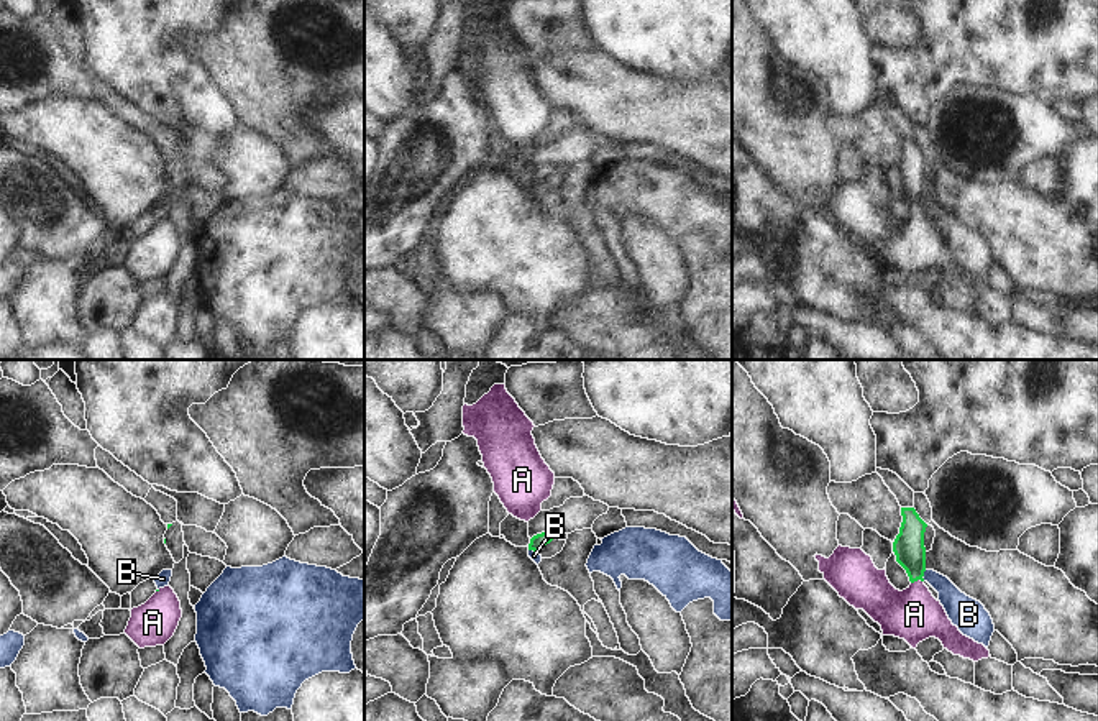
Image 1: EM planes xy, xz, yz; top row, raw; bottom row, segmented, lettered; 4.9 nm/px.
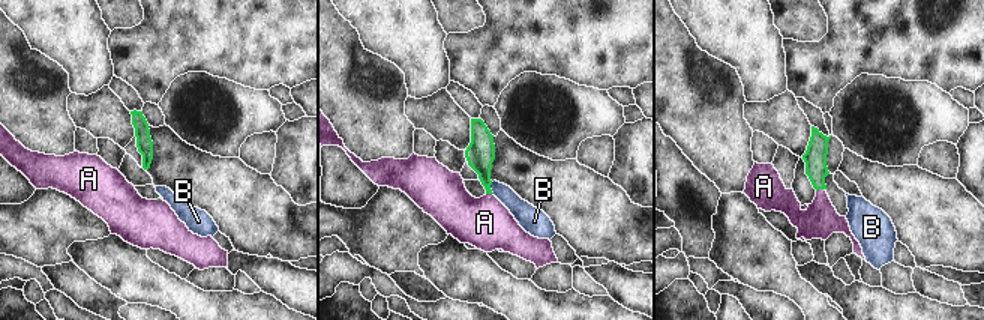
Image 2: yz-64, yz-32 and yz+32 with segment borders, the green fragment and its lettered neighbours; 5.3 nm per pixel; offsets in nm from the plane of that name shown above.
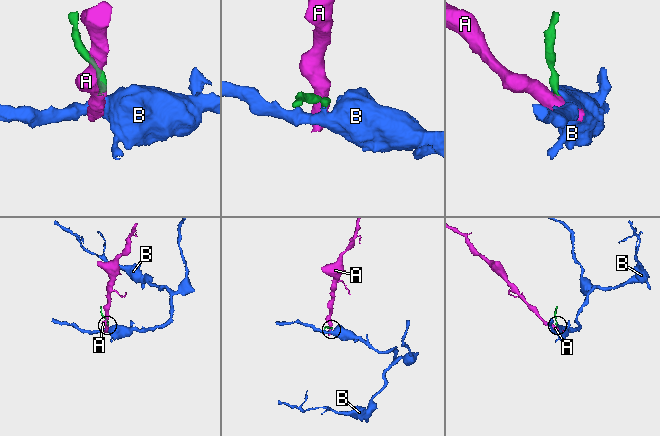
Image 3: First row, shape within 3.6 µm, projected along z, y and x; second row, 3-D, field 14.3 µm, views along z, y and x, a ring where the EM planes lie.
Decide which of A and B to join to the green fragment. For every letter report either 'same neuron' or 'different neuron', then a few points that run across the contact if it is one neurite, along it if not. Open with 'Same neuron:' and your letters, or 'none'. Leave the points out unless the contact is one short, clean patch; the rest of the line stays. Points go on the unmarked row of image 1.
Same neuron: A
A: same neuron; line yz (910, 183), (916, 212), (914, 247)
B: different neuron; line yz (926, 202), (923, 212)

